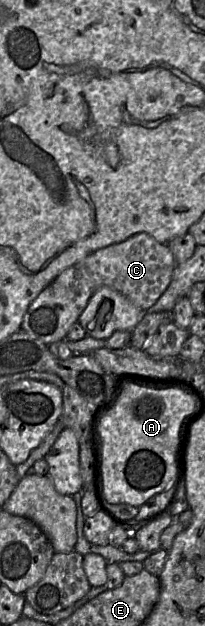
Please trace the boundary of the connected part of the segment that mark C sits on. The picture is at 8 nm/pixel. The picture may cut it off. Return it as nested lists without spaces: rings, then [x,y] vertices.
[[[138,233],[122,242],[96,250],[60,273],[32,301],[24,314],[21,328],[46,345],[67,339],[71,326],[78,321],[91,296],[103,286],[108,286],[120,292],[137,308],[146,311],[156,303],[167,289],[172,280],[175,267],[176,262],[173,253],[167,244],[156,241],[146,233]]]

